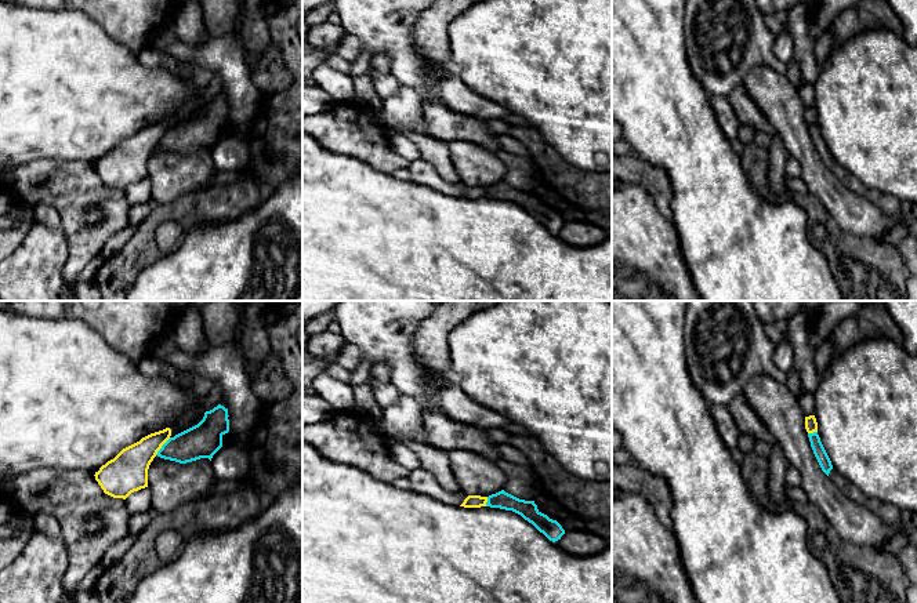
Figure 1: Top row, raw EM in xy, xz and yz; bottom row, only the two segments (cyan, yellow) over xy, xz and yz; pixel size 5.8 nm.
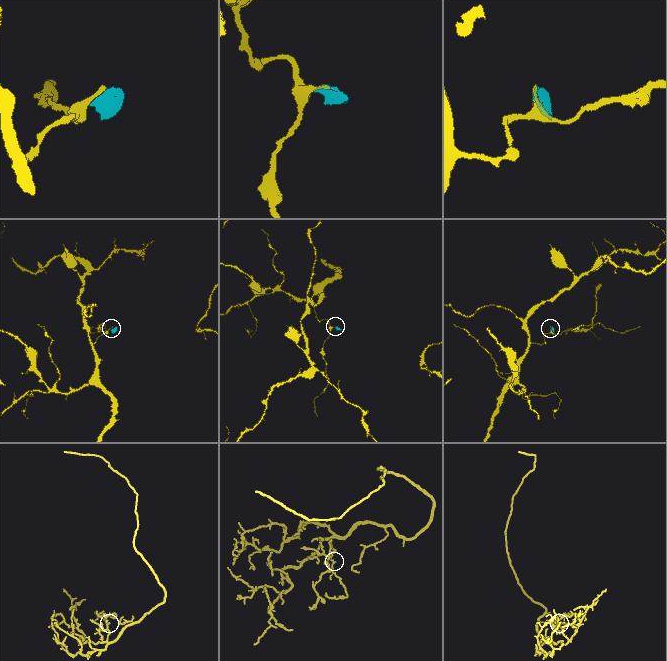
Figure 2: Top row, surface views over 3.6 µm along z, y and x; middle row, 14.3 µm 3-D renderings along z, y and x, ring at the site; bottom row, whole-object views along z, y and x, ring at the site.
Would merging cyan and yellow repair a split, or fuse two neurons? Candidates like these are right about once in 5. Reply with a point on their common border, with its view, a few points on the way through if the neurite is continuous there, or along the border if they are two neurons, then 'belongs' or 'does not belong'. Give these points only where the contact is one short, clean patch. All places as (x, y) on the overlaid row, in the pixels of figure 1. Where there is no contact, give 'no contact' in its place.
contact xy (162, 446); border xy (170, 438), (155, 454); does not belong

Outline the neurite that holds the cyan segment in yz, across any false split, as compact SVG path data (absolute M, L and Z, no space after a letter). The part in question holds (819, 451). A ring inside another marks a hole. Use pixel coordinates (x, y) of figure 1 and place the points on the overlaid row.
M818 432L808 433L808 437L822 471L848 498L870 509L882 522L885 522L894 528L900 523L900 511L898 508L895 508L891 504L885 504L878 500L873 500L863 495L848 479L845 479L833 468L831 461L820 442Z

